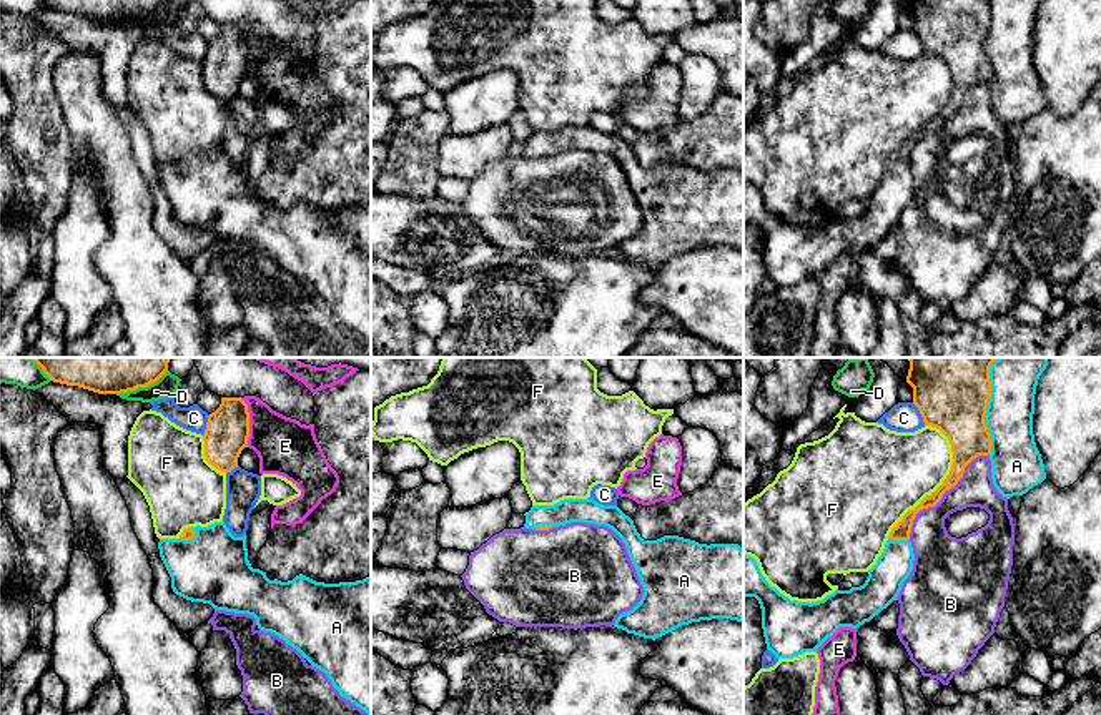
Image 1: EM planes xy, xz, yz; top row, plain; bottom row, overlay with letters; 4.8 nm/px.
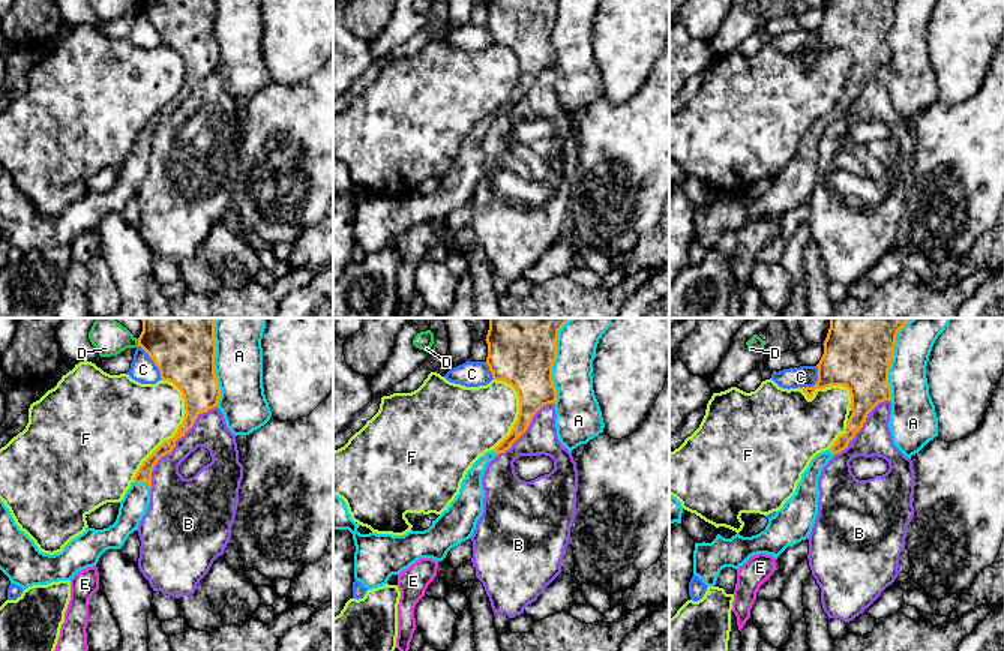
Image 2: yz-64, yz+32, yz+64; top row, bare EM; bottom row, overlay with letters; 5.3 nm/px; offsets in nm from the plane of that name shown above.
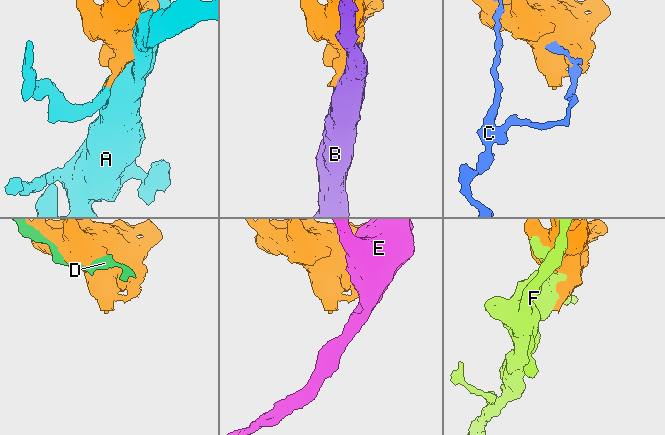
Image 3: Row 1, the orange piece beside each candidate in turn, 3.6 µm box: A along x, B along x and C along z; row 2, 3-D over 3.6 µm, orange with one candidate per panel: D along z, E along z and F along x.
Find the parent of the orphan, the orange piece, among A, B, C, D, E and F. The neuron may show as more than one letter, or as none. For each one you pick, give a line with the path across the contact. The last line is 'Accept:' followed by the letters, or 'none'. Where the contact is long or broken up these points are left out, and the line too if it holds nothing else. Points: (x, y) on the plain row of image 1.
Accept: A

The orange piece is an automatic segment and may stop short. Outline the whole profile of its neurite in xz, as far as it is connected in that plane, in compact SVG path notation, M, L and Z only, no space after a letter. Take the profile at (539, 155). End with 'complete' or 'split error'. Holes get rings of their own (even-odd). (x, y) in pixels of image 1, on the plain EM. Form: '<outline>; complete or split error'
M564 126L554 133L532 133L526 156L549 158L570 150L585 150L612 156L625 171L637 198L644 223L629 239L617 244L614 254L644 266L659 266L692 249L730 246L743 249L743 176L738 171L699 171L679 163L644 168L634 148L617 133L602 133L594 126Z; split error

